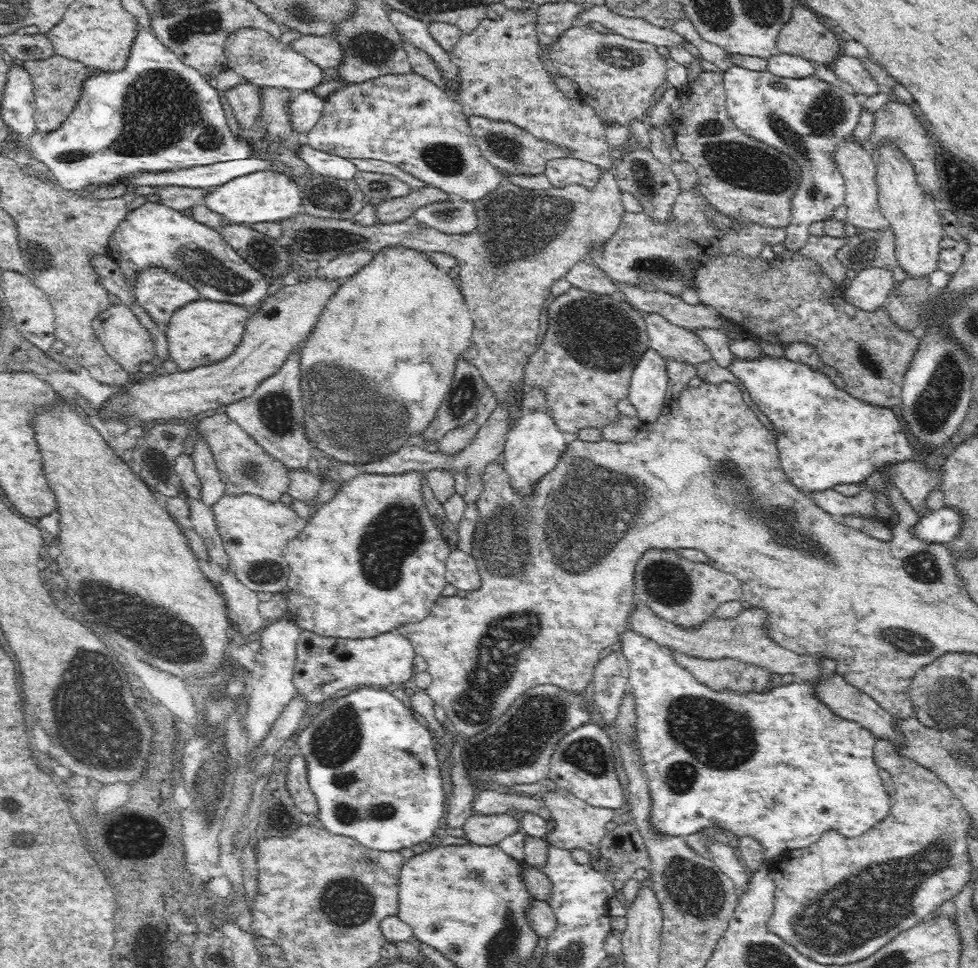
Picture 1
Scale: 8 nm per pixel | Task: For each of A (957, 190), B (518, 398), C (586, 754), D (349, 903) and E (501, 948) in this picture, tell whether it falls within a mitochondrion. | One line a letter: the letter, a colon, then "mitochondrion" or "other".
A: other
B: other
C: mitochondrion
D: mitochondrion
E: mitochondrion

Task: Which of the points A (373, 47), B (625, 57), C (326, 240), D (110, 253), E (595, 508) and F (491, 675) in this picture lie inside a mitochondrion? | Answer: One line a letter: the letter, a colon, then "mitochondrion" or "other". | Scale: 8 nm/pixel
A: mitochondrion
B: mitochondrion
C: mitochondrion
D: other
E: mitochondrion
F: mitochondrion

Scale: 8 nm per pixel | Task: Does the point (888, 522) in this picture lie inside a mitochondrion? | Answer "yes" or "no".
no

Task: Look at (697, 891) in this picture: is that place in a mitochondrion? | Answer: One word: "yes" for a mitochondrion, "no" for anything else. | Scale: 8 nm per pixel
yes

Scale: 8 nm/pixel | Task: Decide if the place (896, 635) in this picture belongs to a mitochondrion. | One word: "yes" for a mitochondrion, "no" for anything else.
yes

